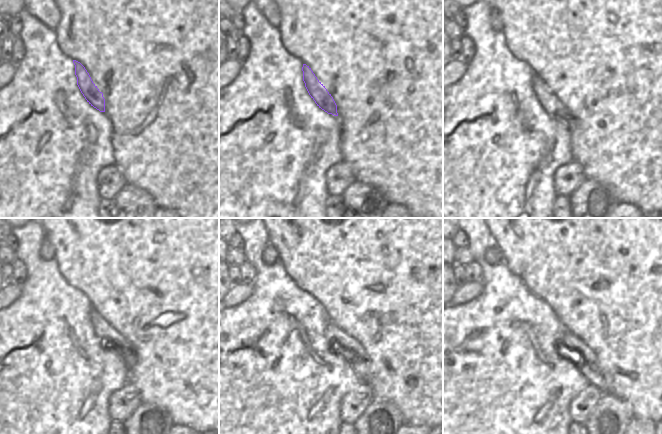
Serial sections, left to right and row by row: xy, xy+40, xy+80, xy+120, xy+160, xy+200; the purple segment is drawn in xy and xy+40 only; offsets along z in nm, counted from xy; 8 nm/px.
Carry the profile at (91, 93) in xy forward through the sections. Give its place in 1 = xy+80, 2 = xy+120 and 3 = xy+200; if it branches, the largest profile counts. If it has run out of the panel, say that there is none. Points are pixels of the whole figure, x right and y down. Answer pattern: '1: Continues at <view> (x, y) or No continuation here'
1: Continues at xy+80 (551, 104)
2: Continues at xy+120 (102, 328)
3: Continues at xy+200 (586, 362)

